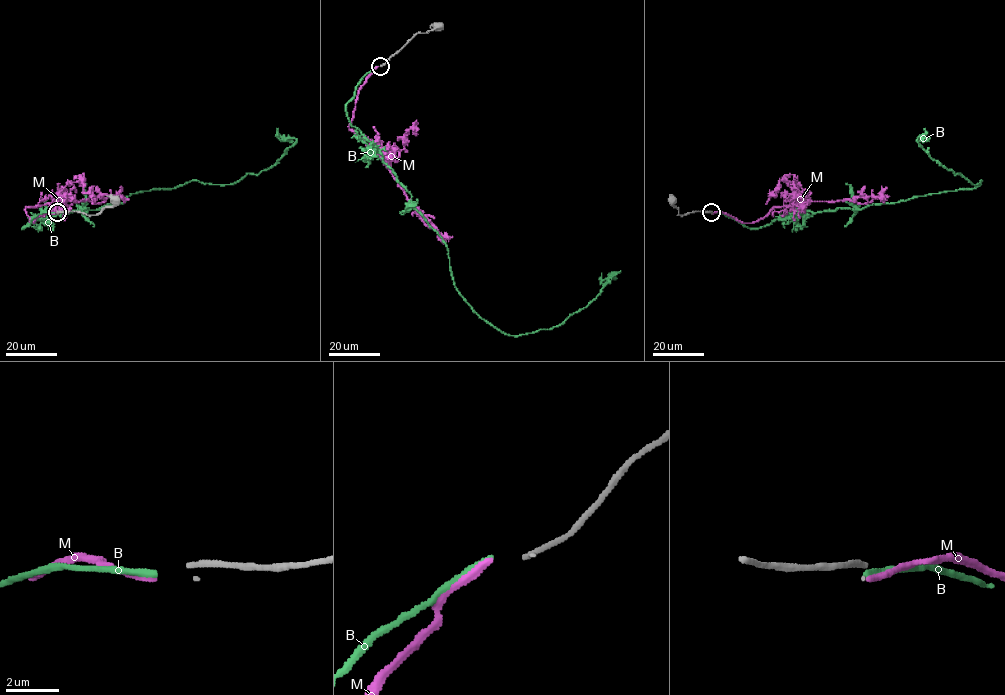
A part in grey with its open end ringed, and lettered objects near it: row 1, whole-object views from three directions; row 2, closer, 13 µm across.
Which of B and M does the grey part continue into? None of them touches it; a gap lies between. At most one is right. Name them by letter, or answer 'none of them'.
B

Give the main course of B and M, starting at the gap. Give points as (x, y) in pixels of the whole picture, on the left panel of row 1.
B: (54, 212), (22, 228), (141, 191), (234, 183), (269, 169), (296, 141), (276, 128)
M: (54, 213), (44, 211), (32, 222), (25, 208), (58, 201), (93, 201), (99, 196), (116, 197), (122, 187)

